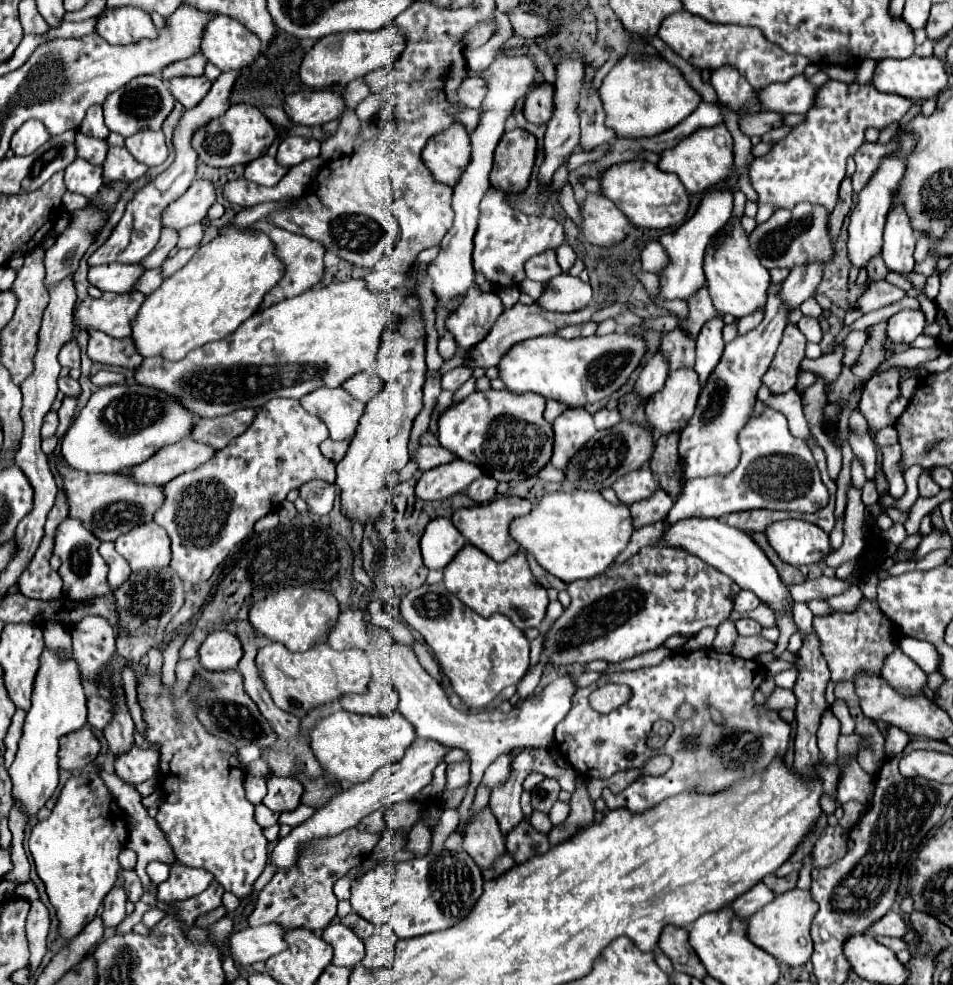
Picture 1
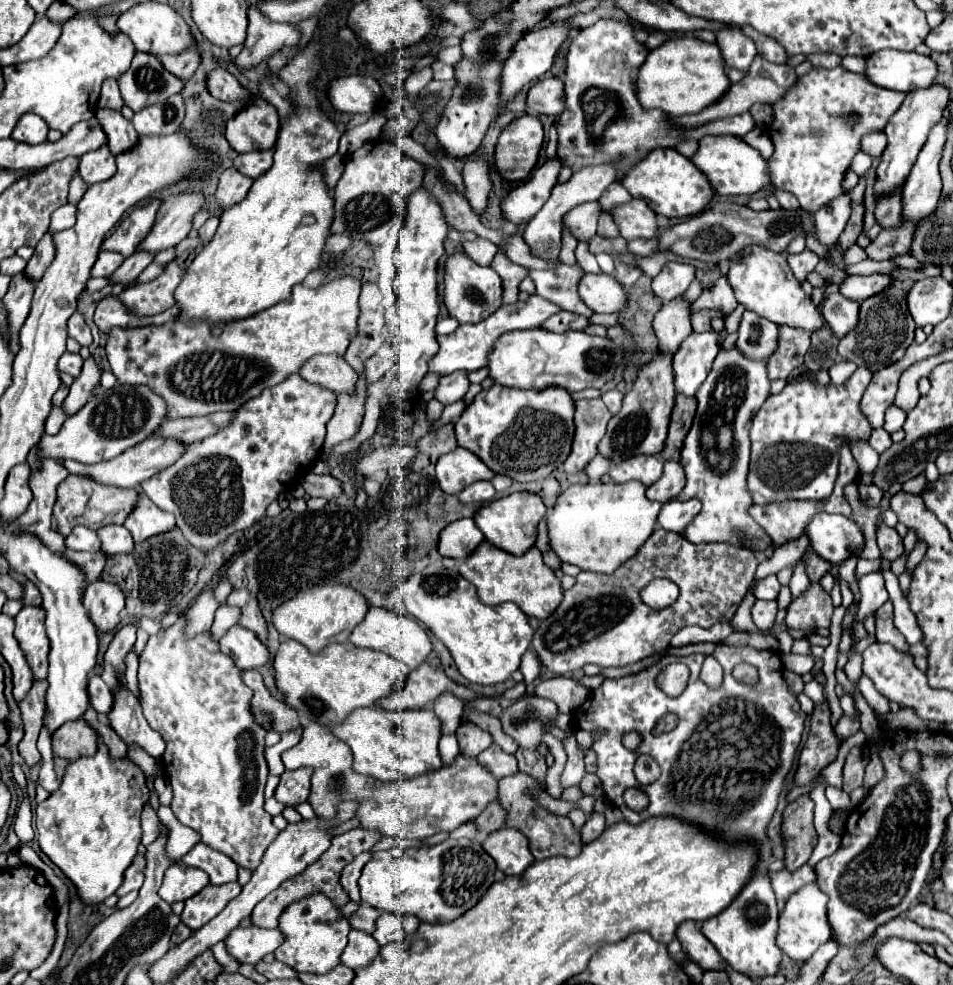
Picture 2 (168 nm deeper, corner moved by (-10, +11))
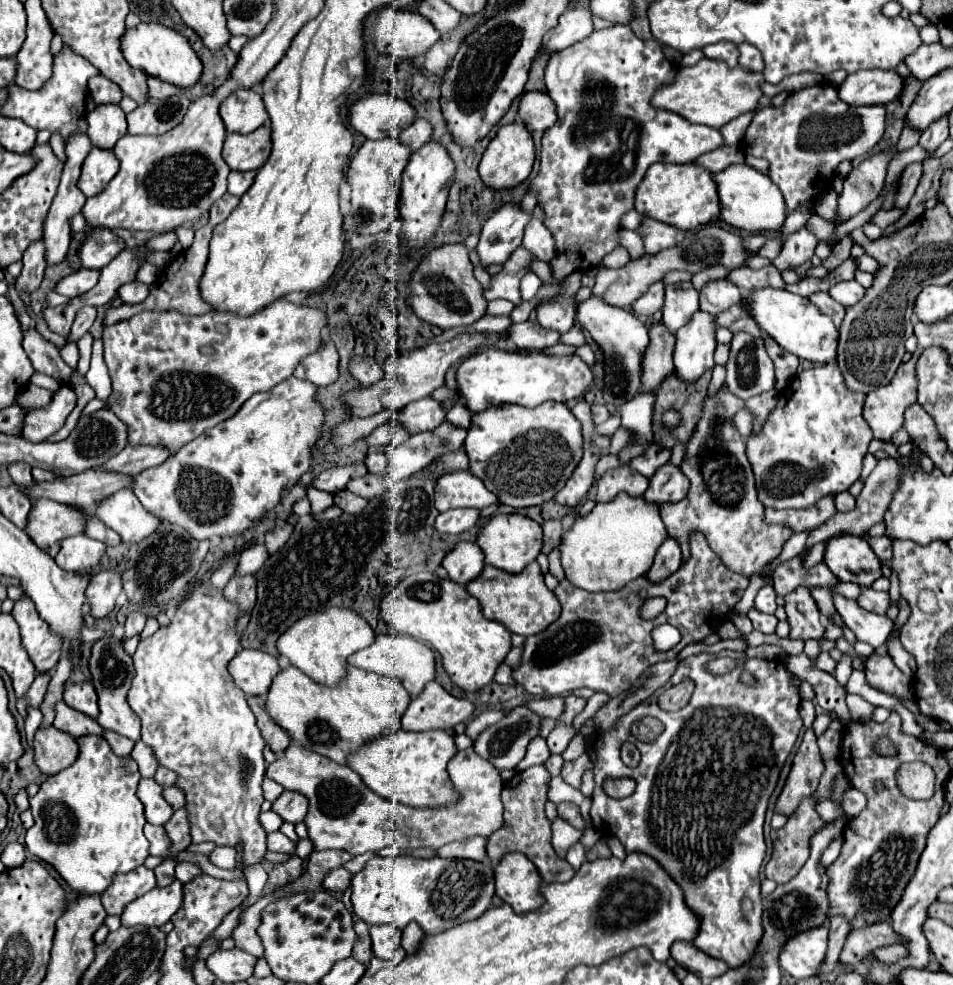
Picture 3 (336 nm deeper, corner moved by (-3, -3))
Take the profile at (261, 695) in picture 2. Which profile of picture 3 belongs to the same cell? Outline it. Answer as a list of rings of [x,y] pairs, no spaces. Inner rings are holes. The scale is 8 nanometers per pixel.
[[[248,697],[248,705],[252,707],[252,711],[254,711],[256,719],[258,719],[258,729],[260,729],[260,733],[262,733],[264,741],[268,743],[268,747],[270,747],[276,755],[282,755],[284,749],[292,743],[292,741],[288,739],[288,735],[270,719],[270,715],[266,713],[266,709],[264,709],[264,705],[262,705],[262,699],[258,699],[258,697]]]

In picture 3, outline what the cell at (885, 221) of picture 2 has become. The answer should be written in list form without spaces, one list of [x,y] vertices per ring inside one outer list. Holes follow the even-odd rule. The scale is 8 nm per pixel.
[[[910,163],[904,167],[902,171],[902,179],[900,179],[900,189],[896,195],[896,207],[908,207],[918,181],[922,177],[922,163]]]

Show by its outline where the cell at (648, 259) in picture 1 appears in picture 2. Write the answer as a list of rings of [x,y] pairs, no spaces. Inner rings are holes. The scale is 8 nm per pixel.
[[[635,239],[629,243],[629,251],[637,253],[637,255],[655,255],[659,249],[659,239]]]

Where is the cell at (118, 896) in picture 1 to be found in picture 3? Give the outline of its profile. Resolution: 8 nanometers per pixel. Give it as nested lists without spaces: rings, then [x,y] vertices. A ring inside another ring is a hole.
[[[138,867],[130,873],[118,873],[112,879],[112,885],[102,893],[102,905],[108,915],[120,915],[124,903],[148,893],[156,887],[156,875],[148,867]]]

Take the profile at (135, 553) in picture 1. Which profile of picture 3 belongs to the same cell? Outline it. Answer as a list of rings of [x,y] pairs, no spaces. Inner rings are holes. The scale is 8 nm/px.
[[[128,489],[116,491],[106,497],[96,507],[96,515],[110,529],[114,529],[124,543],[138,543],[158,527],[156,515],[146,511],[140,505],[138,497]]]

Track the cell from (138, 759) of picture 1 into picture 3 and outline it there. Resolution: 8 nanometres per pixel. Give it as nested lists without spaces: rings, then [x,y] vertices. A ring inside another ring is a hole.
[[[106,633],[102,639],[98,639],[92,645],[92,655],[88,661],[88,669],[92,675],[92,685],[98,693],[98,705],[100,705],[100,715],[98,723],[104,729],[116,731],[132,741],[140,739],[140,719],[138,715],[130,709],[126,695],[134,679],[134,661],[132,657],[124,651],[124,639],[116,639],[112,633]]]

